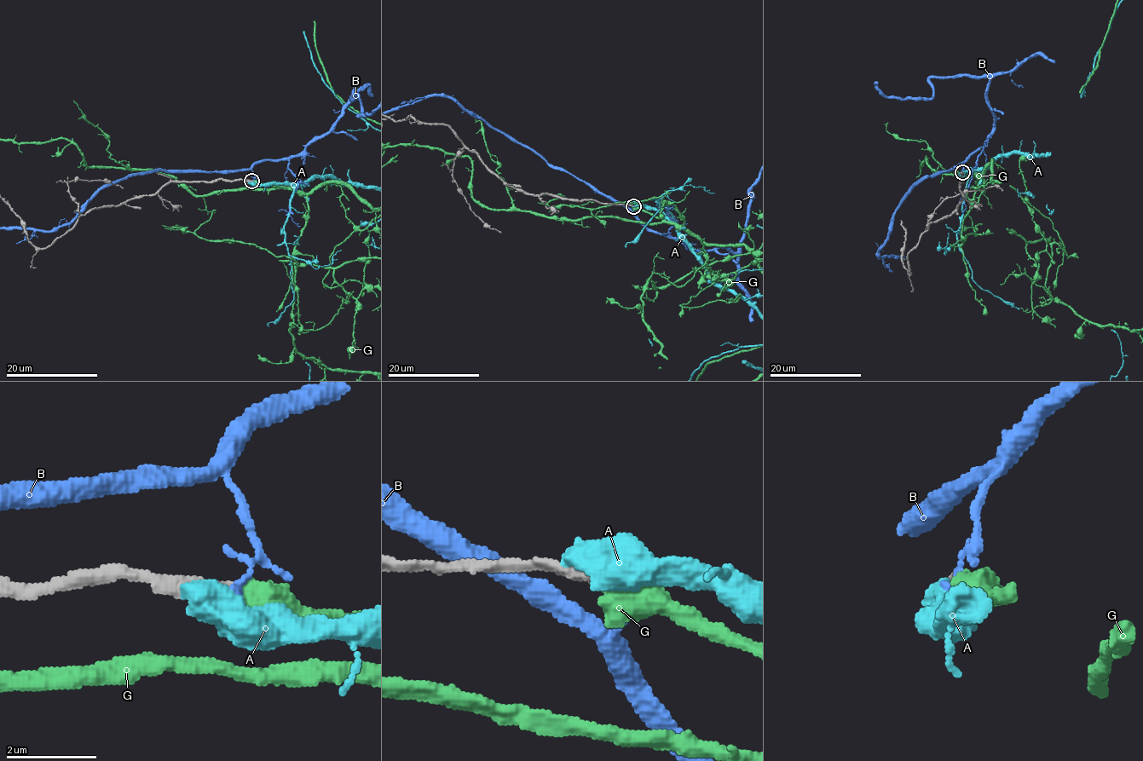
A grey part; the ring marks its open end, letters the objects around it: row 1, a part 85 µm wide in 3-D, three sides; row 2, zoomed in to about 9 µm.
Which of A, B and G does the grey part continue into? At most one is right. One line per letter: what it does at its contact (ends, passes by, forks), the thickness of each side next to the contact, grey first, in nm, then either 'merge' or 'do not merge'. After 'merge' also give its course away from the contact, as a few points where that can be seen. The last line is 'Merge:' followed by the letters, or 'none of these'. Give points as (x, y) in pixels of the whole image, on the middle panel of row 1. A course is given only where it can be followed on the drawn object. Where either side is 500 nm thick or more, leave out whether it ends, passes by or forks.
A: 360/650 nm | do not merge
B: it forks | 280/80 nm | do not merge
G: 280/600 nm | merge
Merge: G

